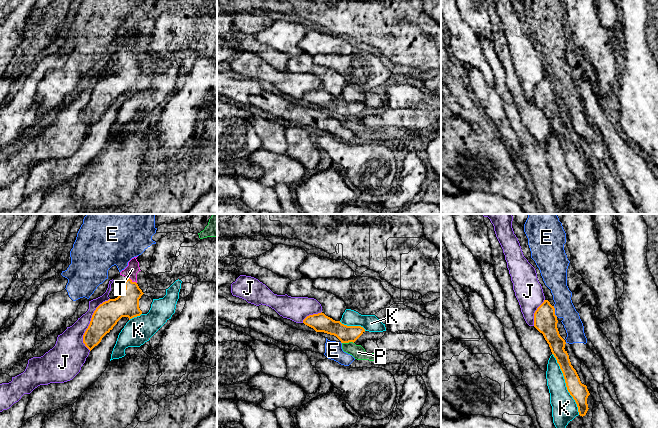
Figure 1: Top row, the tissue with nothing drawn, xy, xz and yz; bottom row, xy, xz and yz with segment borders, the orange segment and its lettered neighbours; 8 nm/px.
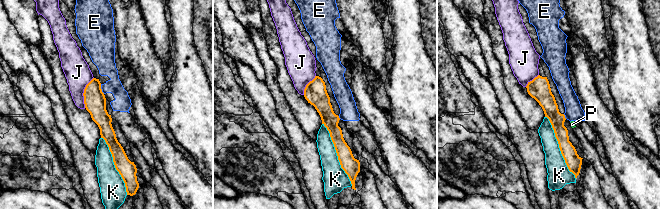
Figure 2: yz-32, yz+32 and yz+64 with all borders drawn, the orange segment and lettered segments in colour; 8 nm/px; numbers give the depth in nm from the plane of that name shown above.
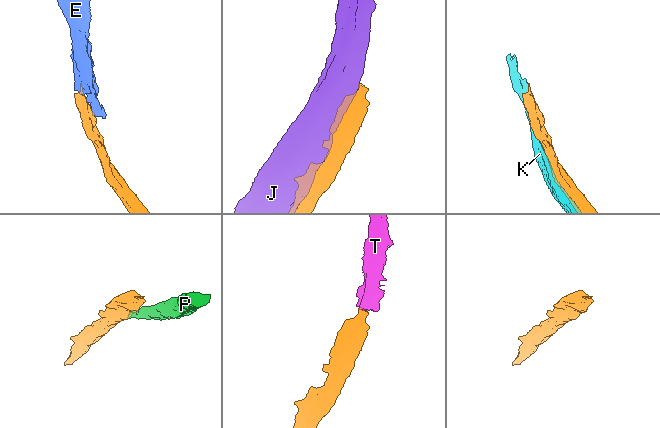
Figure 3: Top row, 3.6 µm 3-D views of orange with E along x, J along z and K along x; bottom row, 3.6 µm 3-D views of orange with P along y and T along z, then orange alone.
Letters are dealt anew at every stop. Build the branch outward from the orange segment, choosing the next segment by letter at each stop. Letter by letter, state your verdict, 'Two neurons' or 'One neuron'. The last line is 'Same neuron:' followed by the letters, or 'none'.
E: Two neurons
J: Two neurons
K: Two neurons
P: Two neurons
T: One neuron
Same neuron: T

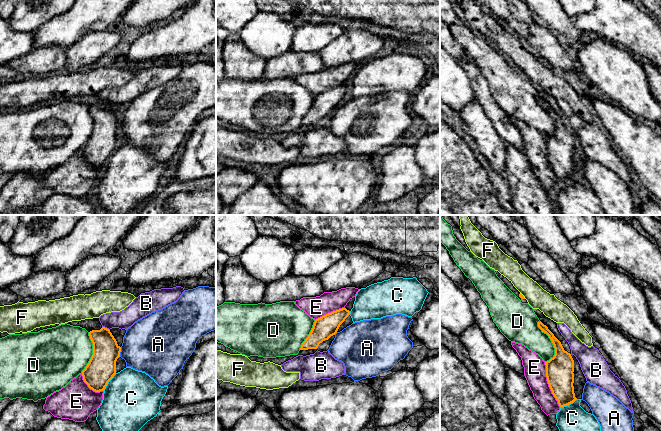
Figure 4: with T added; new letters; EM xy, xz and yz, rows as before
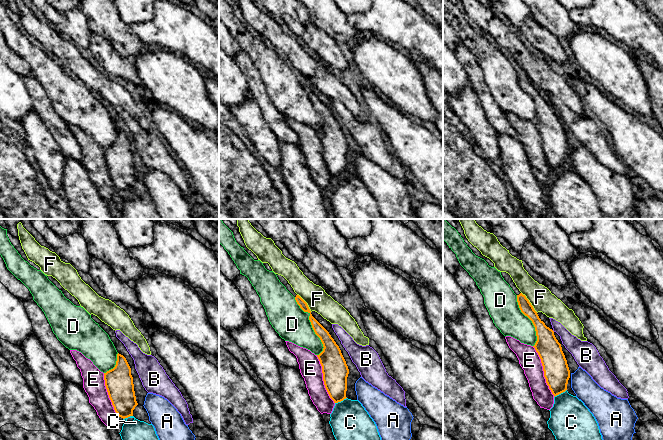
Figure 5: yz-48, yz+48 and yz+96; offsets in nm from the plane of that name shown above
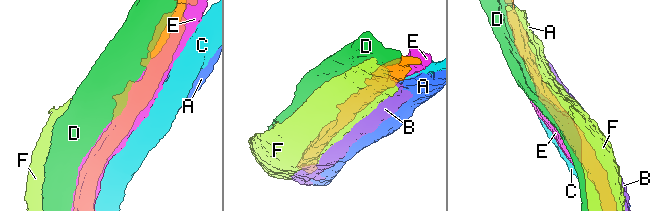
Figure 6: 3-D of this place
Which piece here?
A: Two neurons
B: Two neurons
C: Two neurons
D: Two neurons
E: Two neurons
F: Two neurons
Same neuron: none

